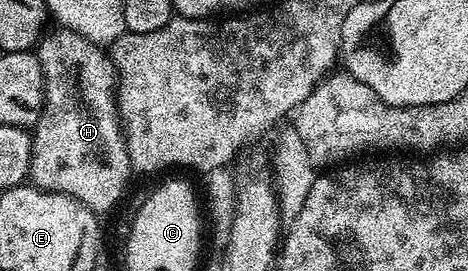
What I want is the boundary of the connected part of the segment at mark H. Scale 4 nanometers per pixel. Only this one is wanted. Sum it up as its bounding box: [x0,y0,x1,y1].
[28,28,130,212]

